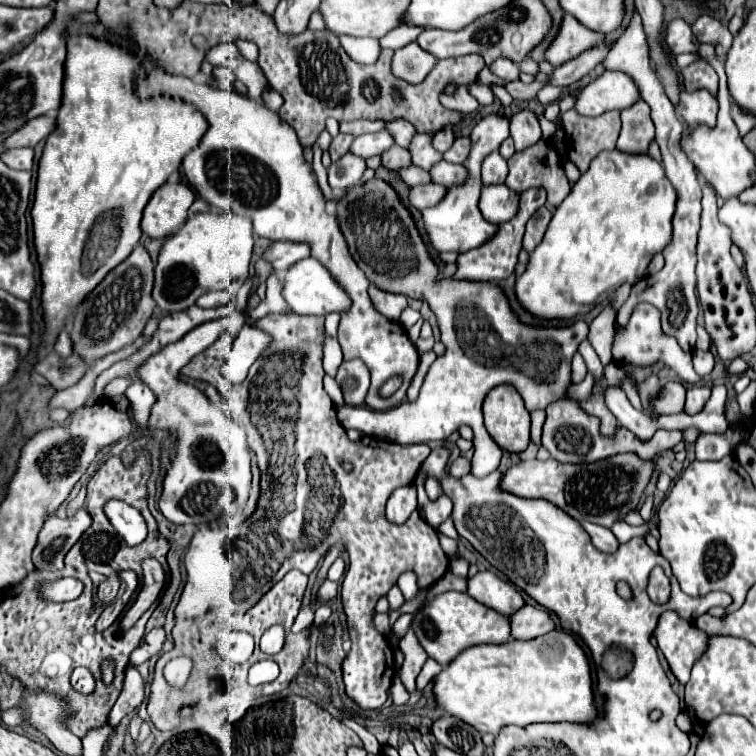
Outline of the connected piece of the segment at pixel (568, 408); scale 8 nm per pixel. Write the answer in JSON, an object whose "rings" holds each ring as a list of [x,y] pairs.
{"rings":[[[573,399],[555,401],[547,407],[547,419],[543,425],[543,447],[549,449],[551,457],[561,463],[591,463],[591,461],[611,457],[613,453],[619,453],[619,451],[629,451],[629,449],[637,451],[645,459],[649,459],[653,455],[649,451],[653,447],[639,445],[641,439],[637,439],[637,435],[629,433],[629,429],[617,427],[617,431],[613,435],[601,435],[599,423],[601,423],[601,419],[585,413],[585,409],[581,409],[581,405],[577,401],[573,401]]]}

